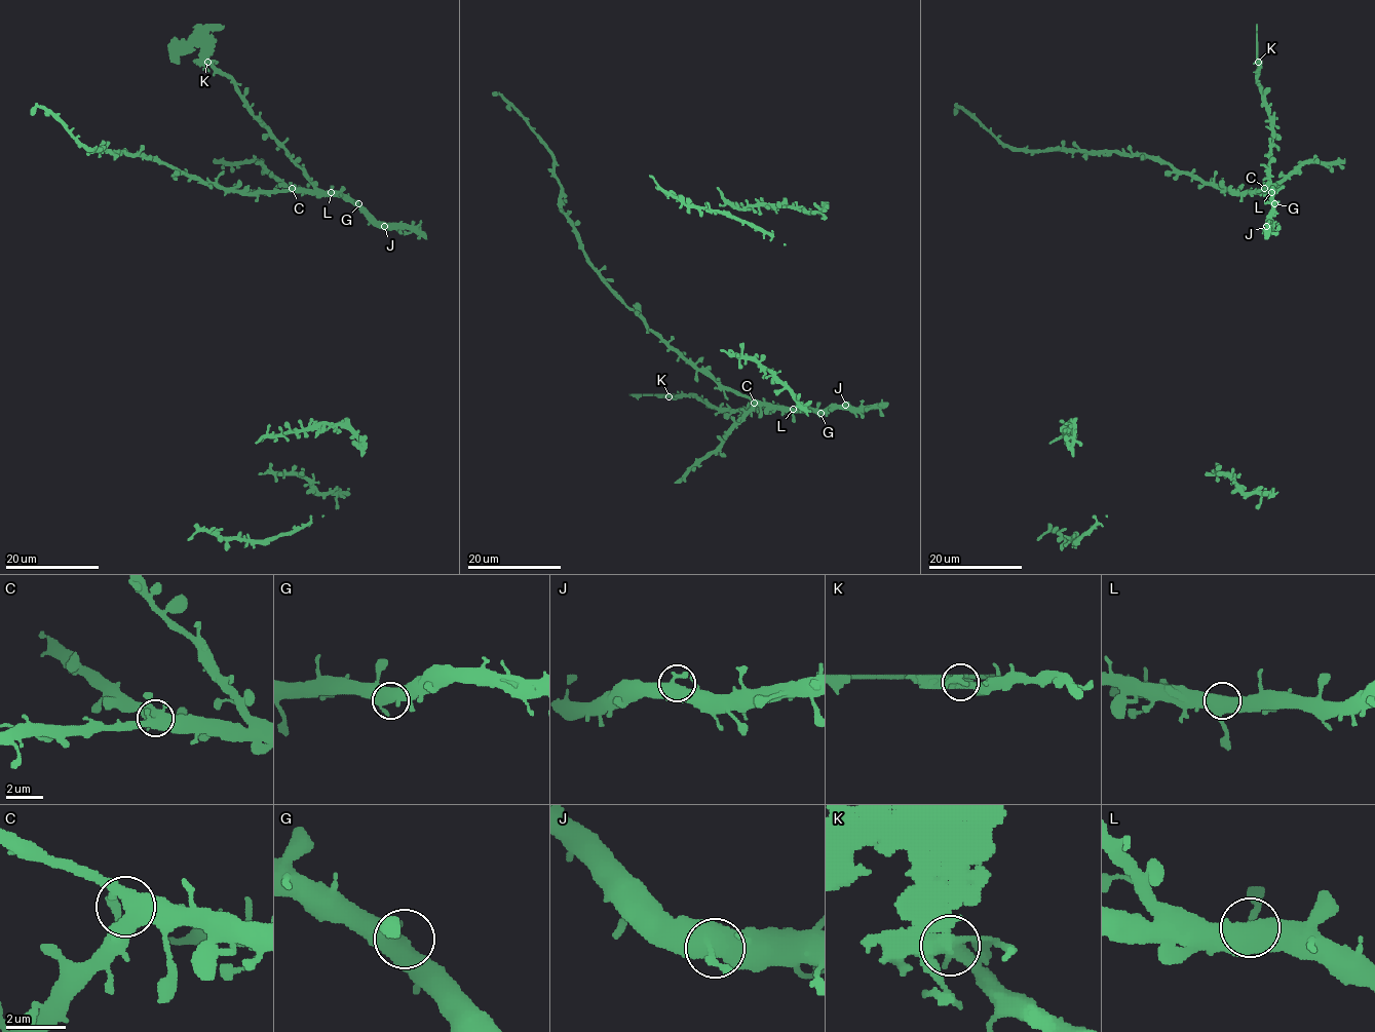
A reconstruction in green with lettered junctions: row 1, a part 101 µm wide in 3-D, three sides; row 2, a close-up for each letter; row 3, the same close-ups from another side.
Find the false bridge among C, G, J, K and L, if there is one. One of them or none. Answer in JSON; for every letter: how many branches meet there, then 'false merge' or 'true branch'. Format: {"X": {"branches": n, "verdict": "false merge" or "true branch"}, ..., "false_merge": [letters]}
{"C": {"branches": 3, "verdict": "true branch"}, "G": {"branches": 3, "verdict": "true branch"}, "J": {"branches": 3, "verdict": "true branch"}, "K": {"branches": 3, "verdict": "false merge"}, "L": {"branches": 3, "verdict": "true branch"}, "false_merge": ["K"]}

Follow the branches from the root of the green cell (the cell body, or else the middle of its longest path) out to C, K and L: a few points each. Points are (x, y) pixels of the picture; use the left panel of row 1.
C: (356, 206), (337, 195), (312, 194), (292, 188)
K: (356, 206), (331, 192), (319, 191), (288, 150), (254, 114), (237, 84), (207, 62)
L: (356, 206), (331, 192)

